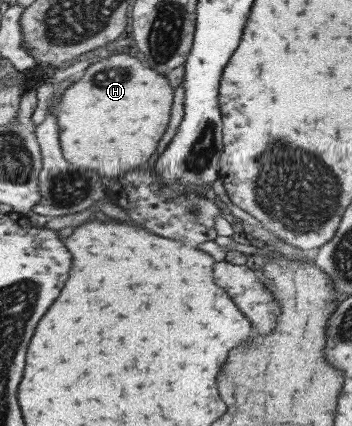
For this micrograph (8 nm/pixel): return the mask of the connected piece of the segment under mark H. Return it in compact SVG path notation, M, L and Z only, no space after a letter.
M130 53L95 59L80 79L61 91L60 103L54 109L47 108L47 113L56 117L58 145L68 163L114 178L142 165L154 153L168 125L172 89L164 77L156 75L143 62Z

